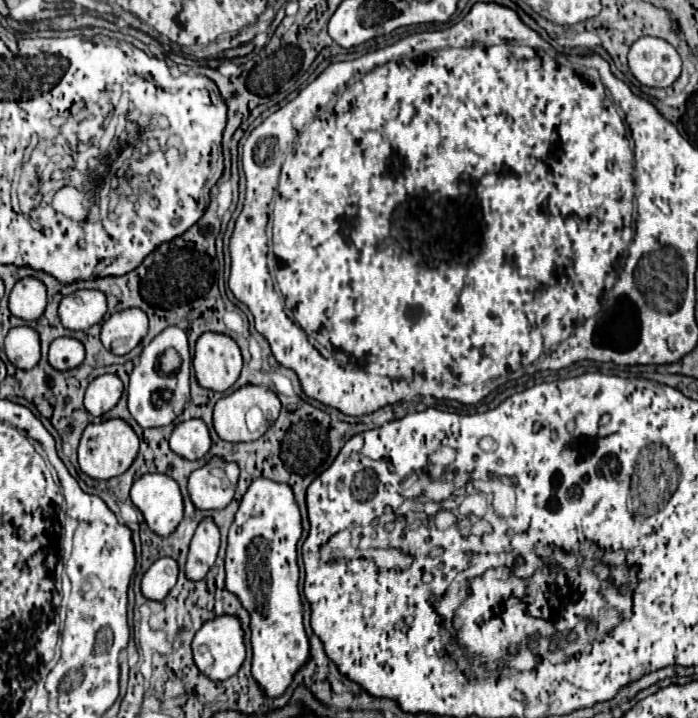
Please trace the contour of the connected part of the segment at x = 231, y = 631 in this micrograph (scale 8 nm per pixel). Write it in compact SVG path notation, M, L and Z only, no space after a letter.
M222 614L218 618L212 618L204 622L204 626L196 632L194 642L194 662L202 674L206 674L212 680L226 680L238 672L246 658L246 646L244 646L244 630L238 616Z

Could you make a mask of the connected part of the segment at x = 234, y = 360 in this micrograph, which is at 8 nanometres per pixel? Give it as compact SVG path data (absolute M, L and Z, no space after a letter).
M204 332L198 338L192 362L198 384L216 392L228 390L242 370L238 344L230 336L218 332Z

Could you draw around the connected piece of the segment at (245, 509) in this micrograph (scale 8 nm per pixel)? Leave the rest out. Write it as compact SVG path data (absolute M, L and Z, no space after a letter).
M254 478L240 500L228 532L226 588L240 598L252 616L252 676L266 696L280 696L292 682L294 672L310 658L298 594L296 544L300 536L302 516L290 486L268 478Z

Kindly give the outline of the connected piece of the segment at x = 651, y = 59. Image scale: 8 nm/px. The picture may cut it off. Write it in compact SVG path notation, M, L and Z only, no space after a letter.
M638 38L628 52L628 66L636 80L646 86L670 86L682 70L682 60L674 46L662 38Z

